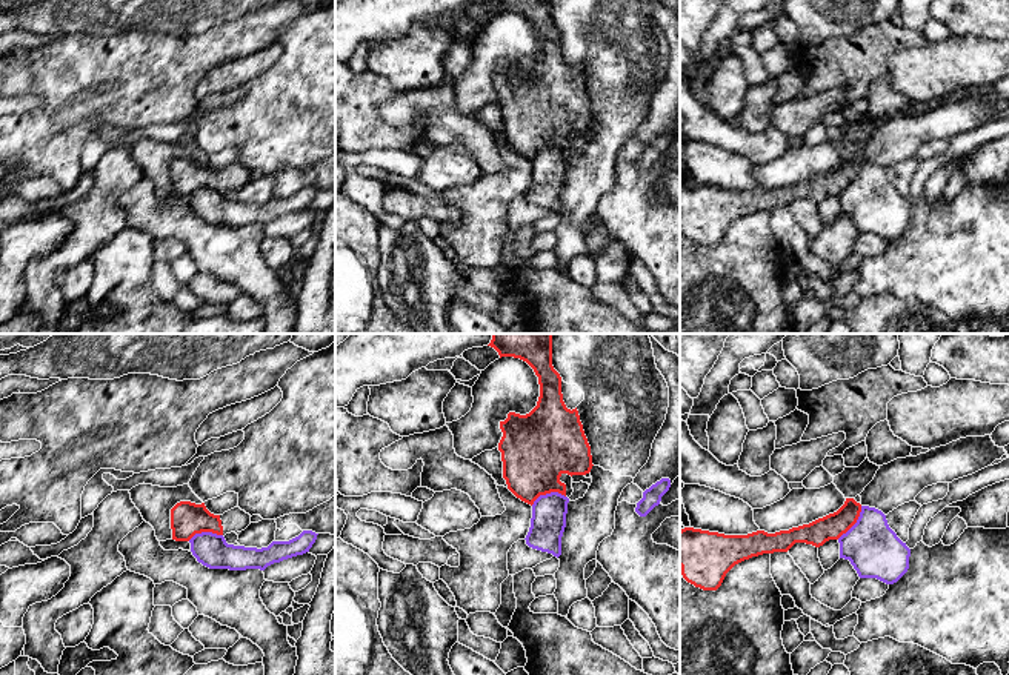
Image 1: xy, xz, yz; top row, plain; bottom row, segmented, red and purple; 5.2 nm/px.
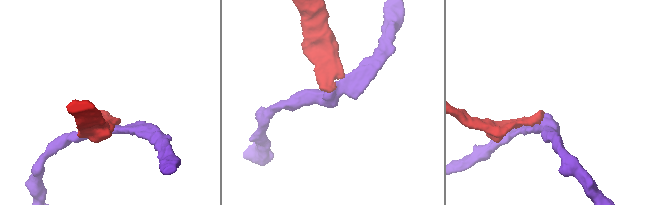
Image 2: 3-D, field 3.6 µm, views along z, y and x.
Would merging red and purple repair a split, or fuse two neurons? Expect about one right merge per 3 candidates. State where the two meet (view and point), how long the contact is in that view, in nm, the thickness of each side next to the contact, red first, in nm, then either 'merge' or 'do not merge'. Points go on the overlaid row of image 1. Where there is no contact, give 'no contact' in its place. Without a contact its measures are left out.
meets red in xz at (548, 492); contact 190 nm long; 380 nm thick on the red side, 180 nm on the other; do not merge

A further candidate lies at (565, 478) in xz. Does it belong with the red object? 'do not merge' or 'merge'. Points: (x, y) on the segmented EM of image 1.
merge

